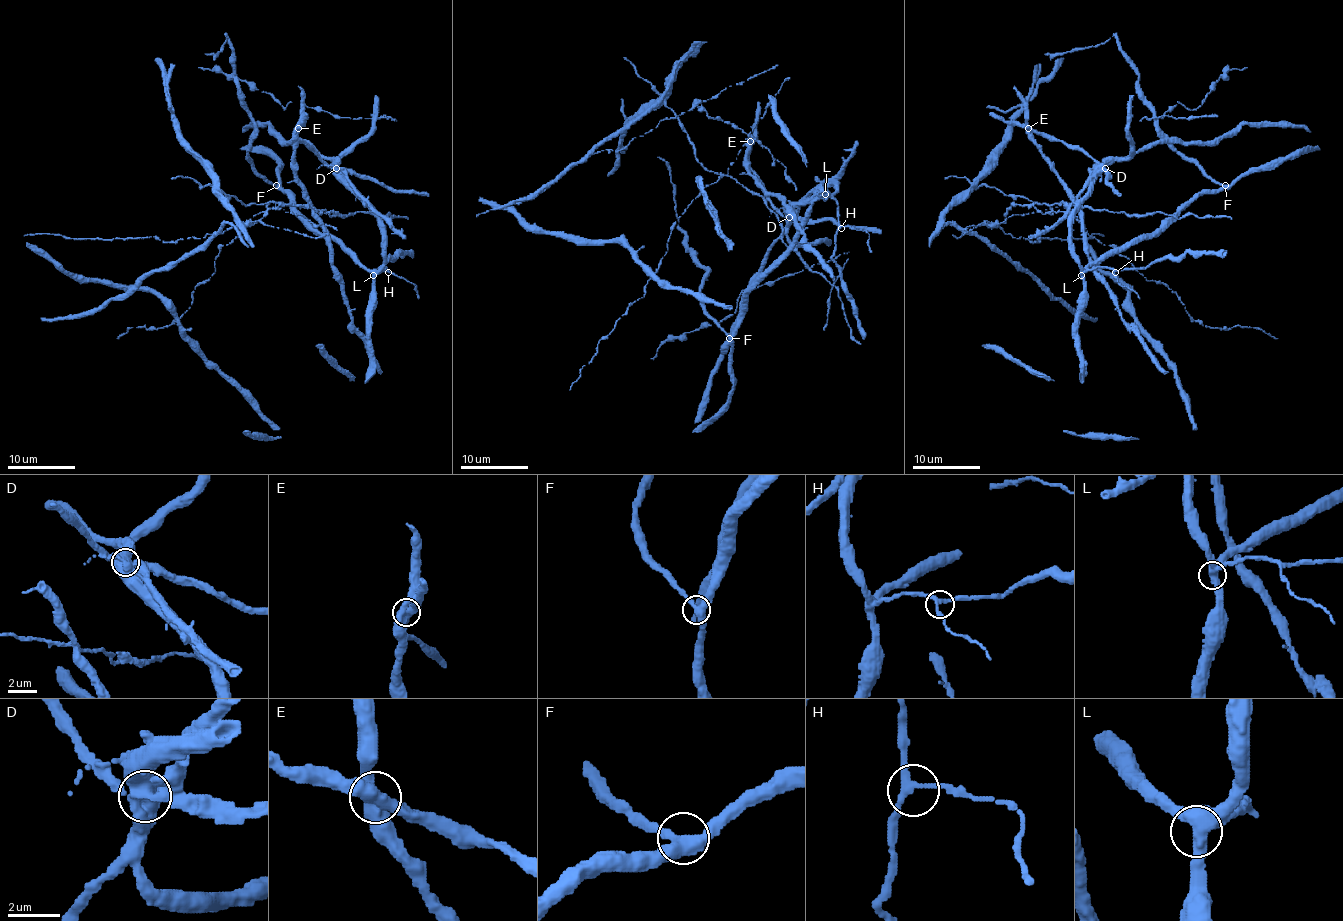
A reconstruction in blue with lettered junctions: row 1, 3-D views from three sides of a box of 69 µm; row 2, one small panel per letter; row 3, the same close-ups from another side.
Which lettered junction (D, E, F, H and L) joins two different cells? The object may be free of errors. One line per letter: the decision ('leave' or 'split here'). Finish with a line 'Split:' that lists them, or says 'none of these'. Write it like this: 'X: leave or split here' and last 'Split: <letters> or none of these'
D: split here
E: leave
F: leave
H: leave
L: leave
Split: D

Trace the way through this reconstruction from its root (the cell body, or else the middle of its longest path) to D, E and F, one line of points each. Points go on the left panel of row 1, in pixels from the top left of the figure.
D: (275, 204), (310, 207), (305, 189), (297, 179), (297, 133), (307, 146), (336, 168)
E: (275, 204), (310, 207), (305, 189), (297, 179), (295, 135), (298, 128)
F: (275, 204), (310, 207), (297, 179), (297, 133), (376, 217), (383, 265), (368, 270), (324, 238), (276, 185)

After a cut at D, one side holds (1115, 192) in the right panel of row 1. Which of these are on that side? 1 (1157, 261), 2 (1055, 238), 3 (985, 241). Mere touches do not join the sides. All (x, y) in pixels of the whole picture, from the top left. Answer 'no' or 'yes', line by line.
1: no
2: yes
3: no

